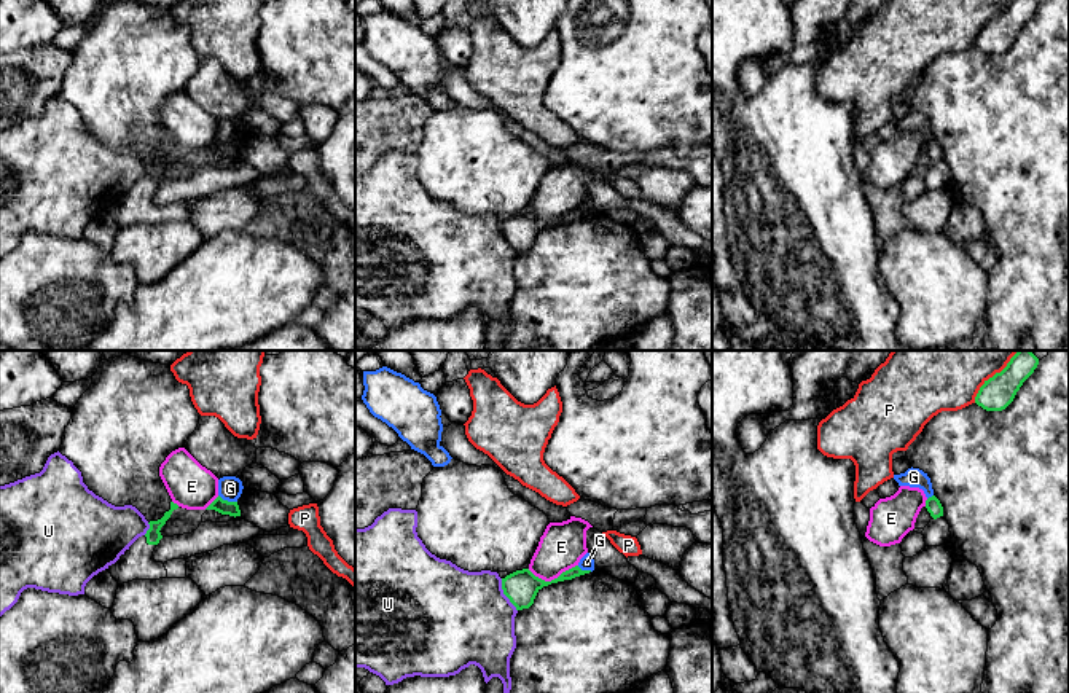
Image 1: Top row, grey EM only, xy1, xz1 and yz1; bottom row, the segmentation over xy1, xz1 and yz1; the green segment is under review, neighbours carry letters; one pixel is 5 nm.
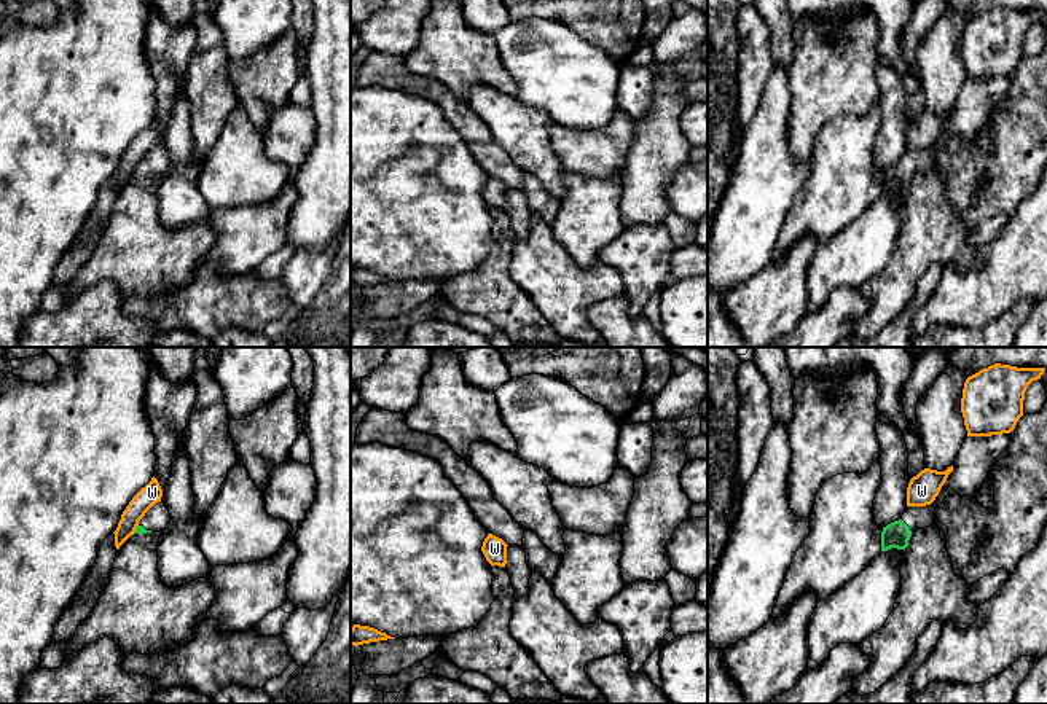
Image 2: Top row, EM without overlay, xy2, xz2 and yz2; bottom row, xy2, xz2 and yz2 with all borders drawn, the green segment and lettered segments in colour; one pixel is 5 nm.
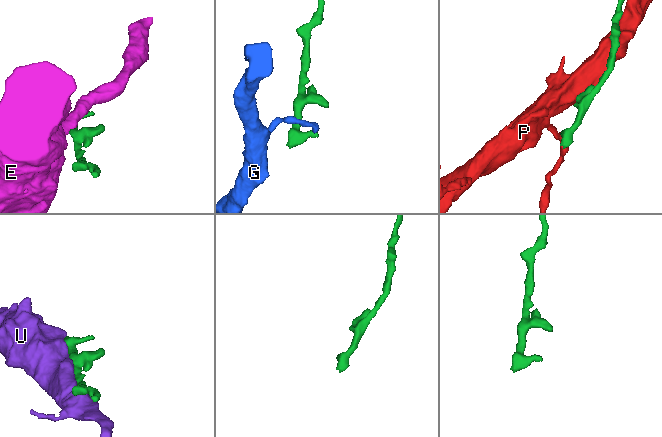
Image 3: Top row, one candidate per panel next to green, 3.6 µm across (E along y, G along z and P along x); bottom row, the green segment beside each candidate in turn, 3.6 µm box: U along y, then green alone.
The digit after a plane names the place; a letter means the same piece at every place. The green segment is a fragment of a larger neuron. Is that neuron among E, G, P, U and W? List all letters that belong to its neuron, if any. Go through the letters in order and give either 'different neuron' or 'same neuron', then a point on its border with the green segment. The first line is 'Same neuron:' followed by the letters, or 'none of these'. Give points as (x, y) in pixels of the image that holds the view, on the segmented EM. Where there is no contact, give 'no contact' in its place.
Same neuron: none of these
E: different neuron | xz1 (552, 580)
G: different neuron | xy1 (227, 501)
P: different neuron | yz1 (994, 375)
U: different neuron | xz1 (504, 593)
W: different neuron | xy2 (136, 529)

